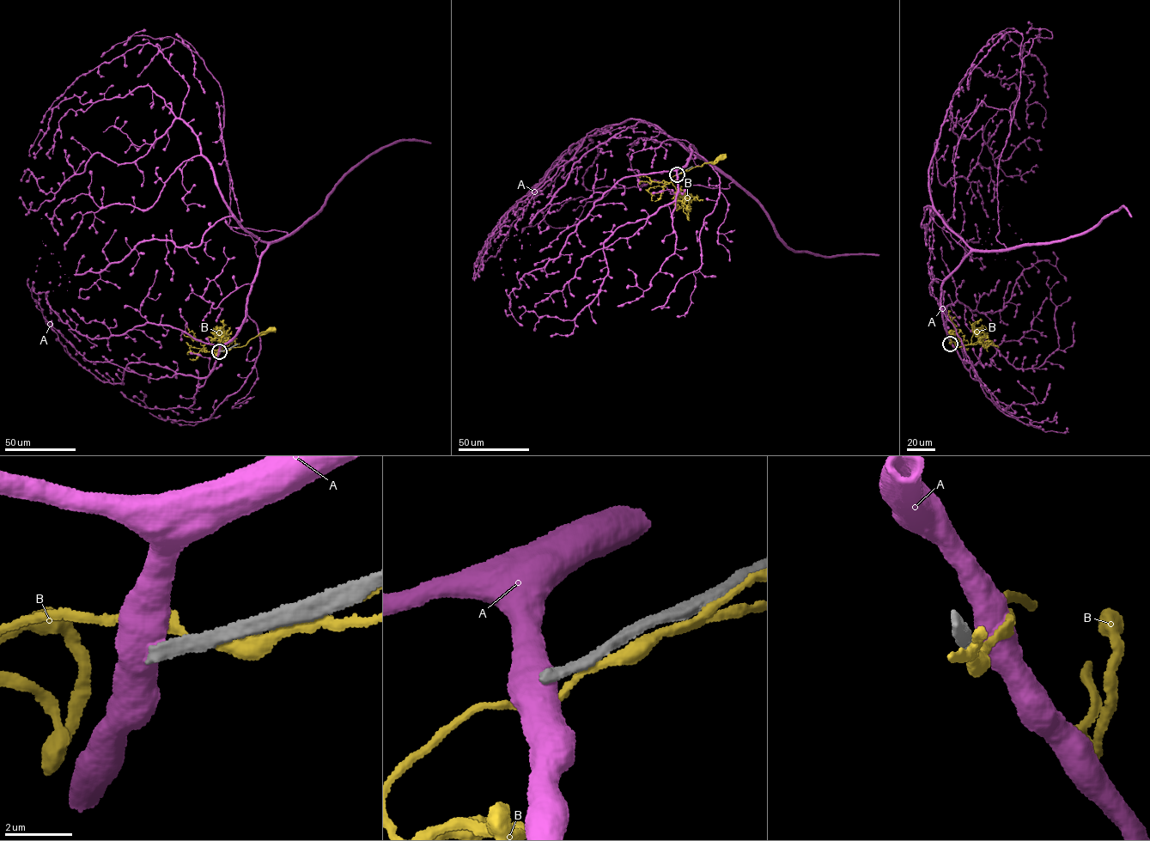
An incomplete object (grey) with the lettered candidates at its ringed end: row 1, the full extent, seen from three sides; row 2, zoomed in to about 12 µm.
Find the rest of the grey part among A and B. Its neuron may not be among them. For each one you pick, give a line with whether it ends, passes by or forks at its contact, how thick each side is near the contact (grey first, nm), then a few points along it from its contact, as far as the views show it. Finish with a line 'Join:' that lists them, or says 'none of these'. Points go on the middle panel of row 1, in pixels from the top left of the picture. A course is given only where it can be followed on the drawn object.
Join: none of these

